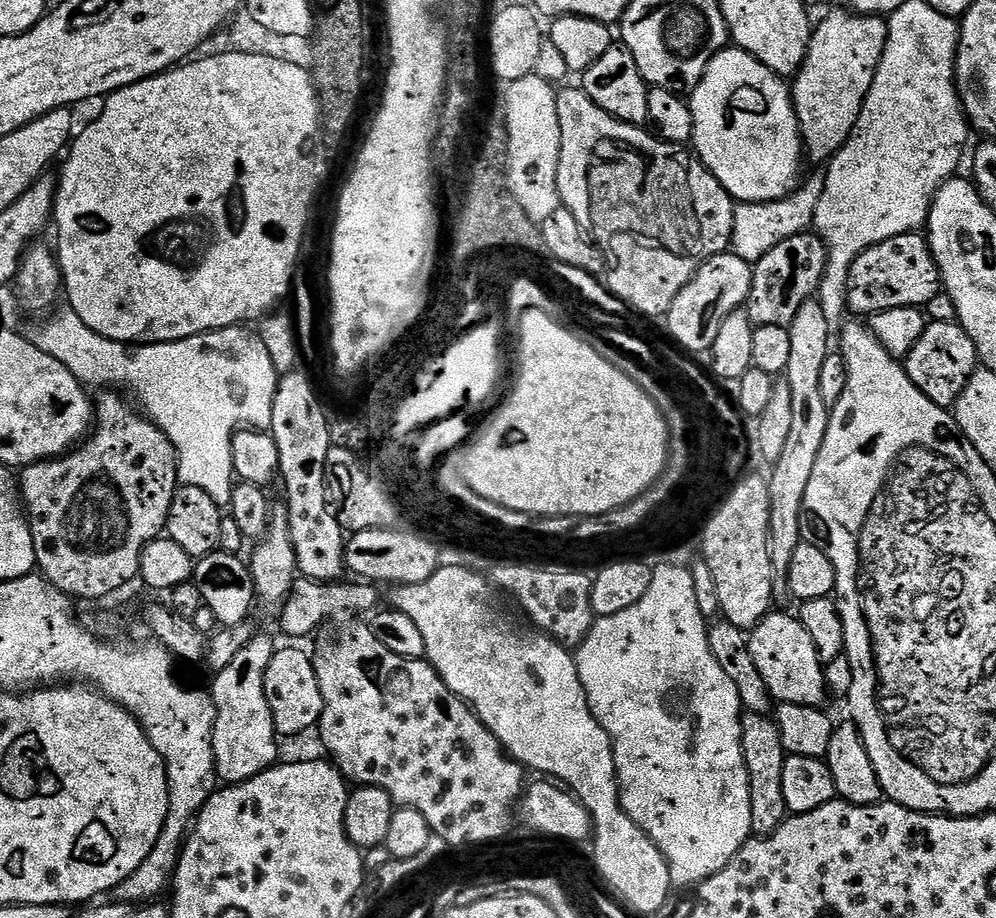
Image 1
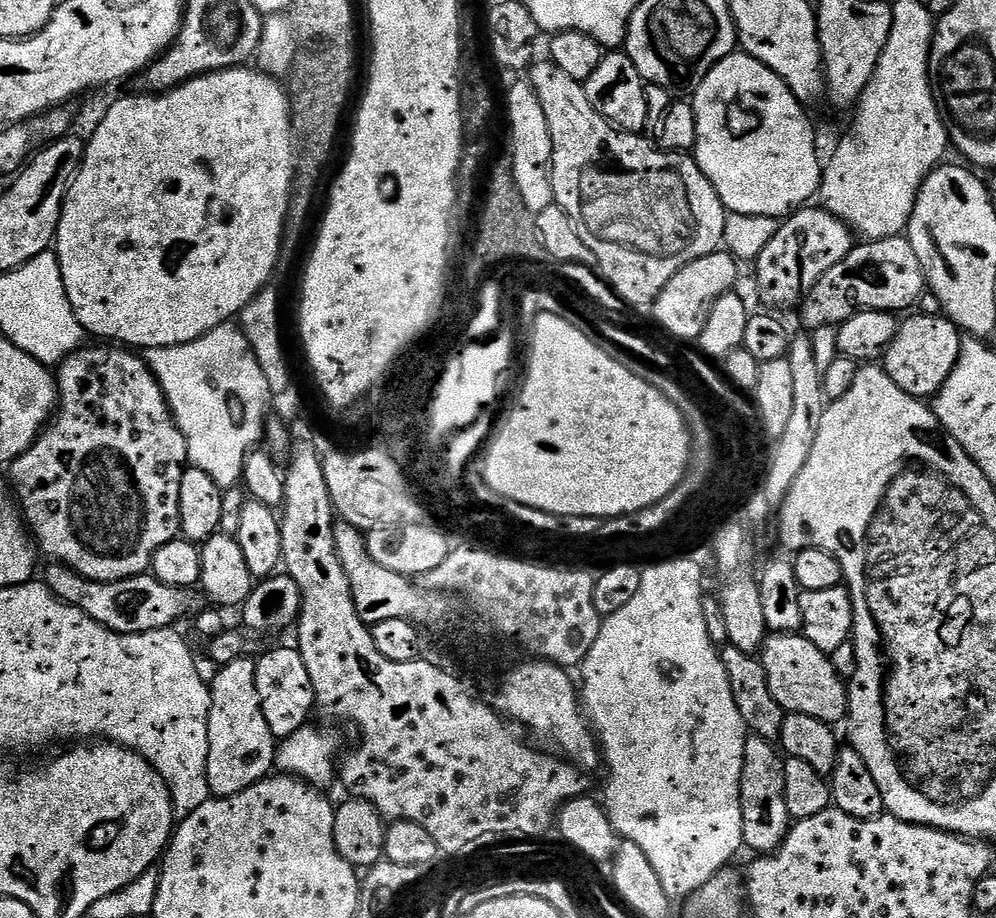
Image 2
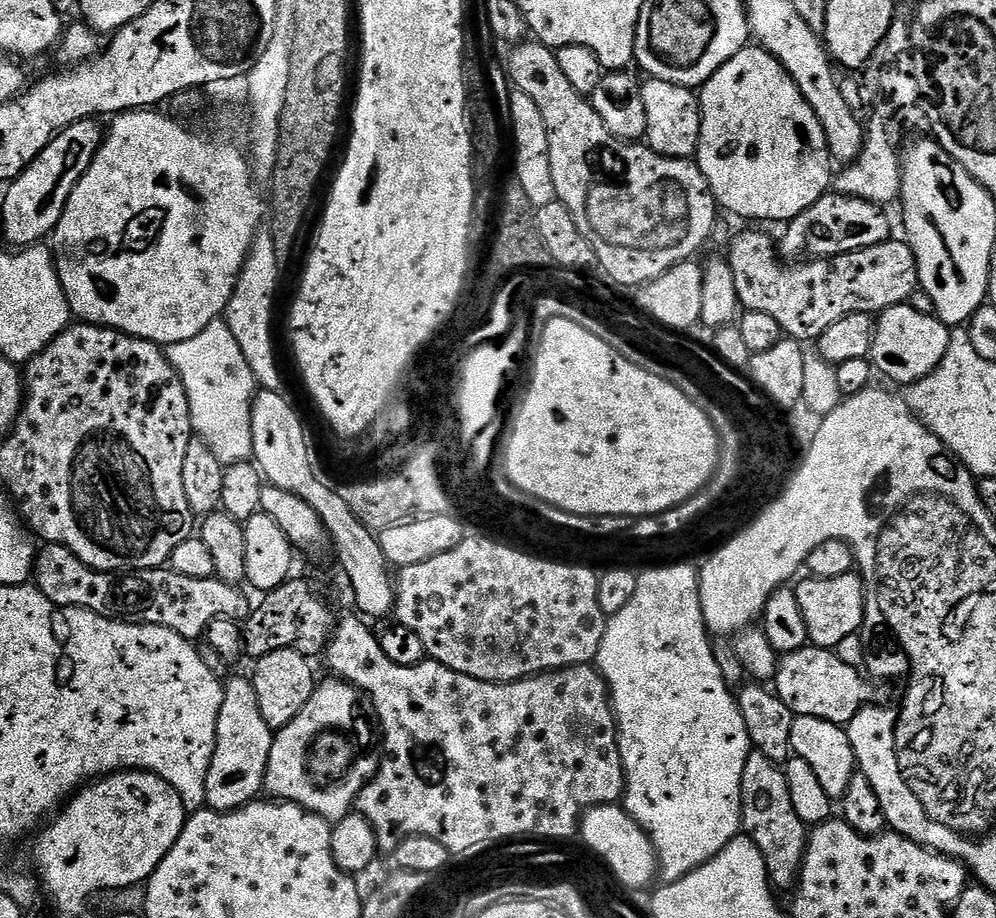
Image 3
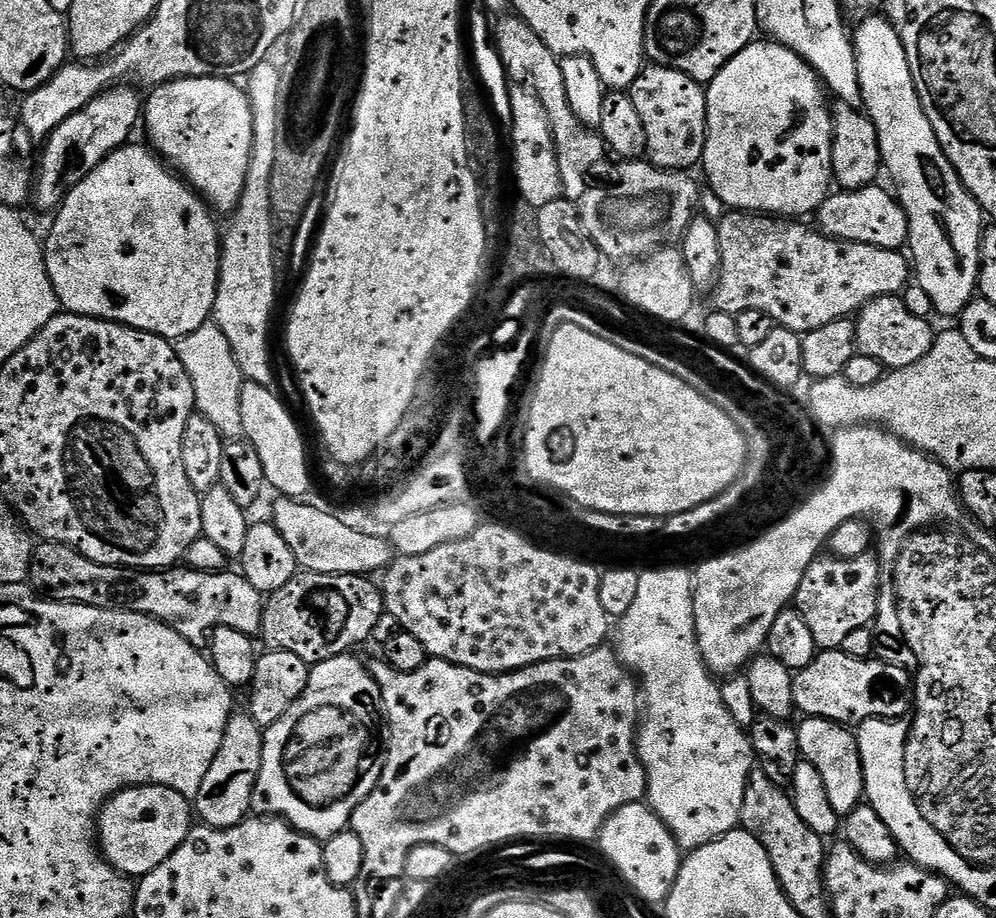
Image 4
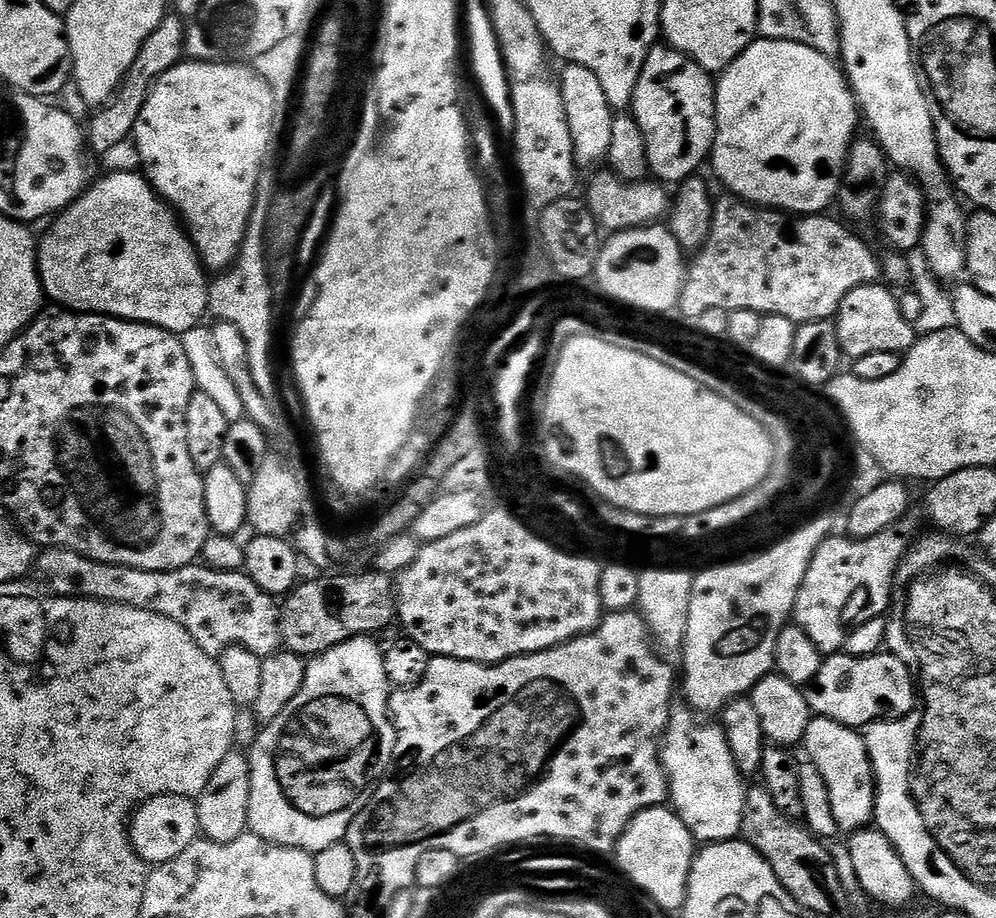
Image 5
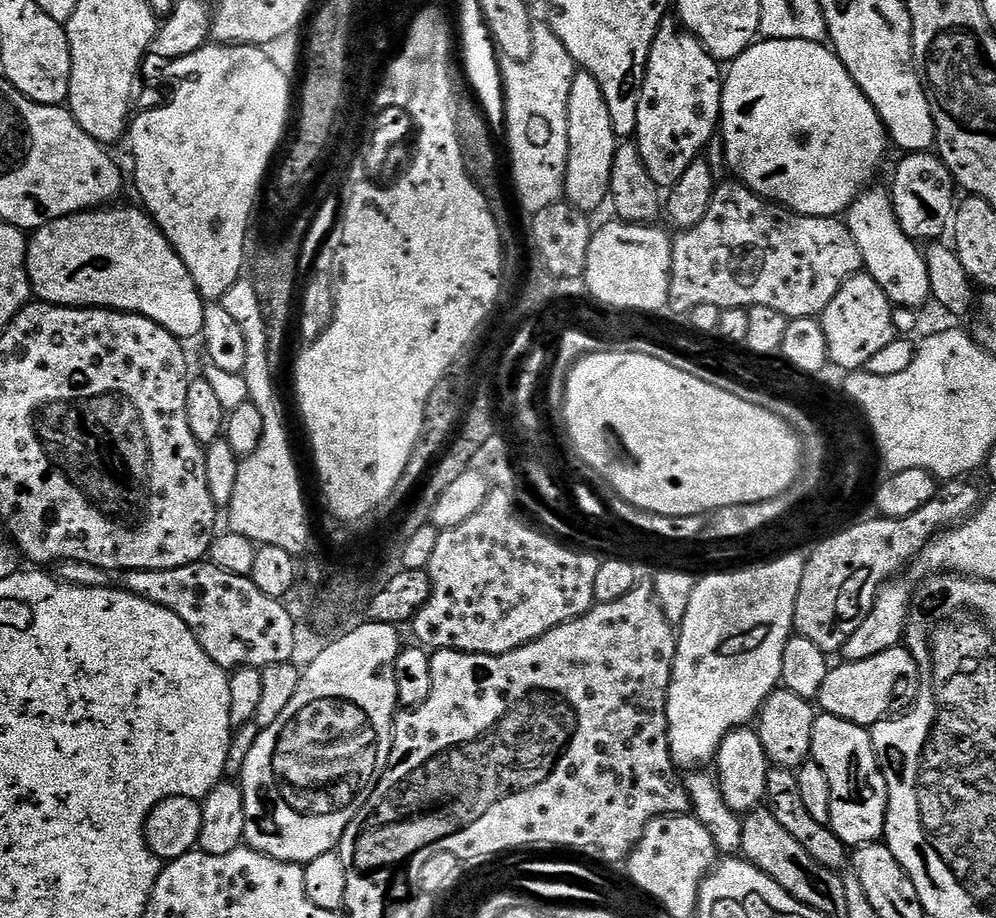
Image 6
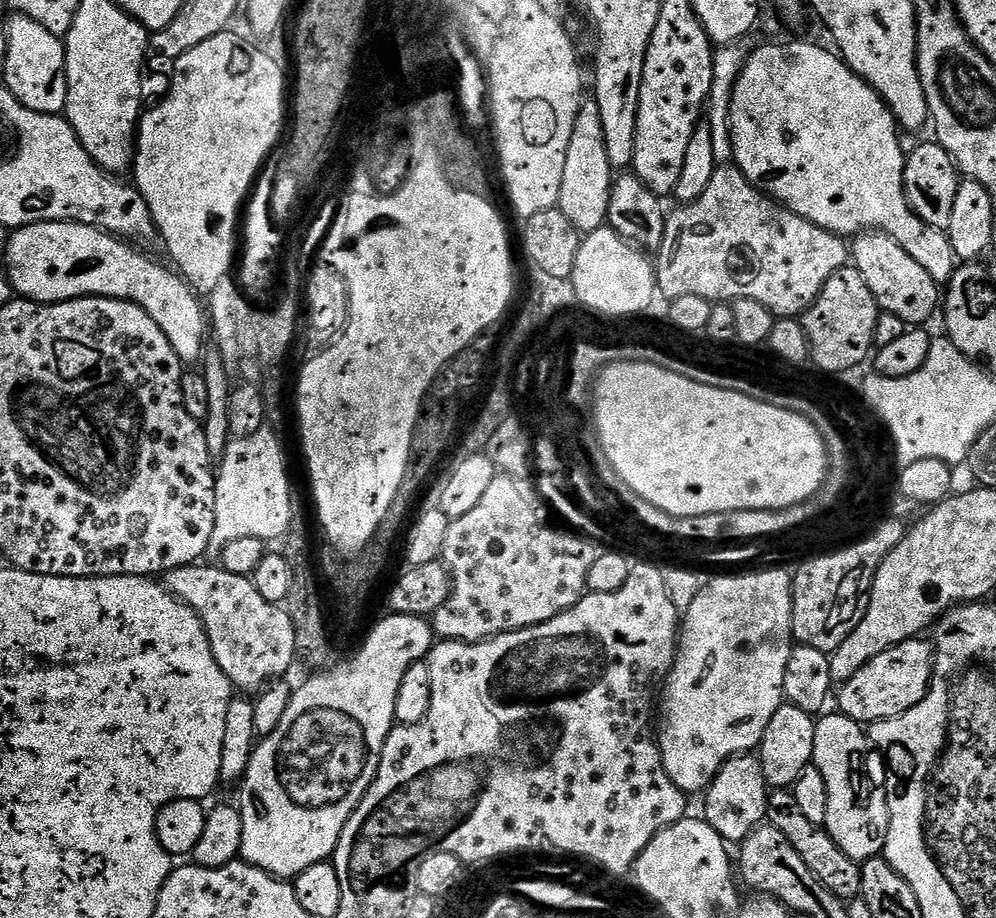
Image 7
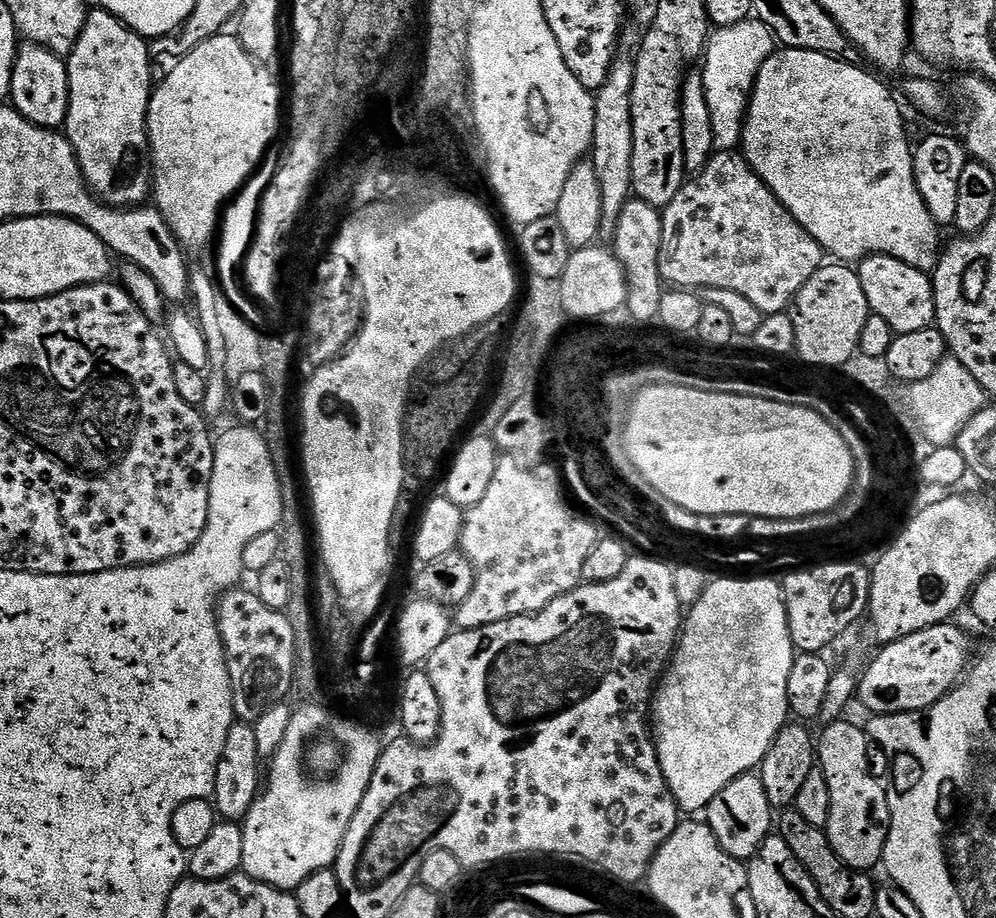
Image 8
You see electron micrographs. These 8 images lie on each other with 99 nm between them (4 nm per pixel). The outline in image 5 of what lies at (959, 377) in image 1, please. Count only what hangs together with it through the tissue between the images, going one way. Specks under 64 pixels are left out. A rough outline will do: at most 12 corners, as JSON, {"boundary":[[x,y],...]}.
{"boundary":[[877,282],[850,290],[834,317],[845,357],[905,353],[917,329]]}

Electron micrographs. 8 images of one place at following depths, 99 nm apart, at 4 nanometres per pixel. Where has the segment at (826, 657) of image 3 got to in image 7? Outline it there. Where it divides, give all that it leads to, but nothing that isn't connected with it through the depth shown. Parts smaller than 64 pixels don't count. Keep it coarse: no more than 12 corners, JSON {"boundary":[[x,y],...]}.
{"boundary":[[913,638],[839,685],[859,724],[895,720],[926,698],[934,648]]}

